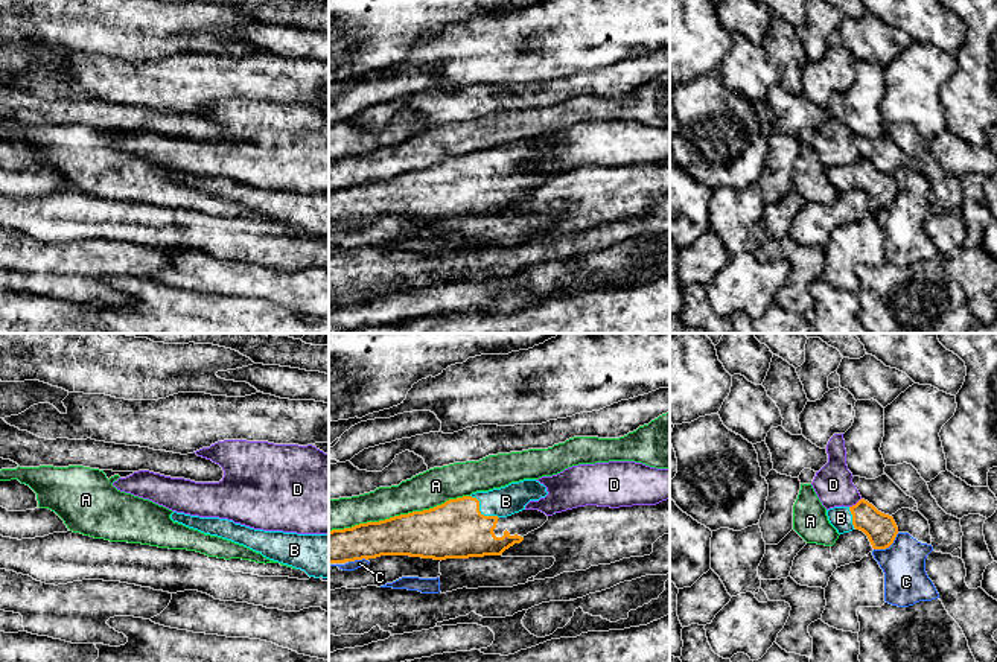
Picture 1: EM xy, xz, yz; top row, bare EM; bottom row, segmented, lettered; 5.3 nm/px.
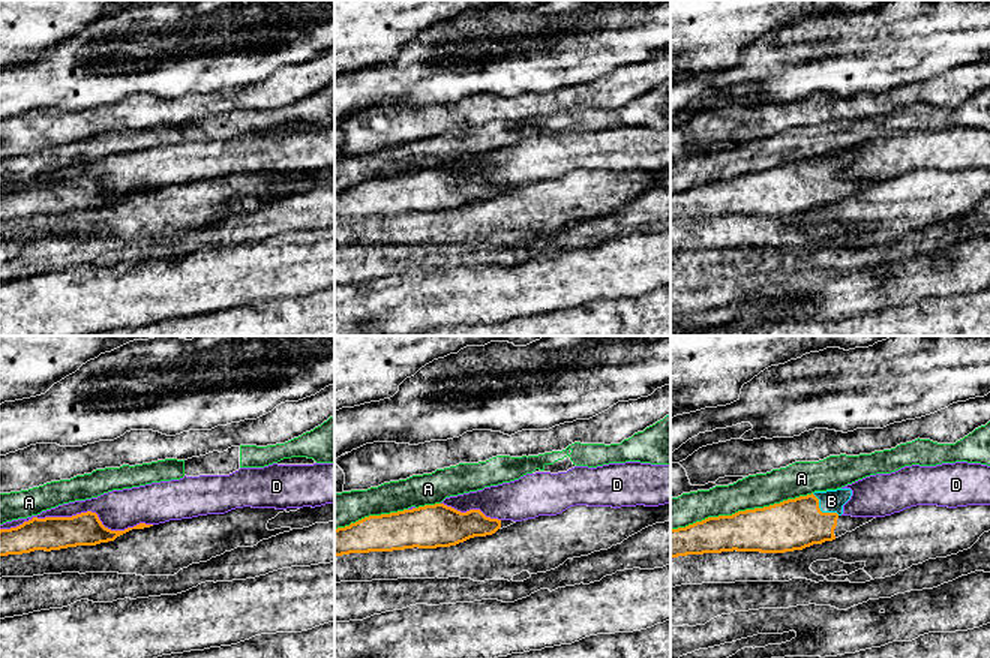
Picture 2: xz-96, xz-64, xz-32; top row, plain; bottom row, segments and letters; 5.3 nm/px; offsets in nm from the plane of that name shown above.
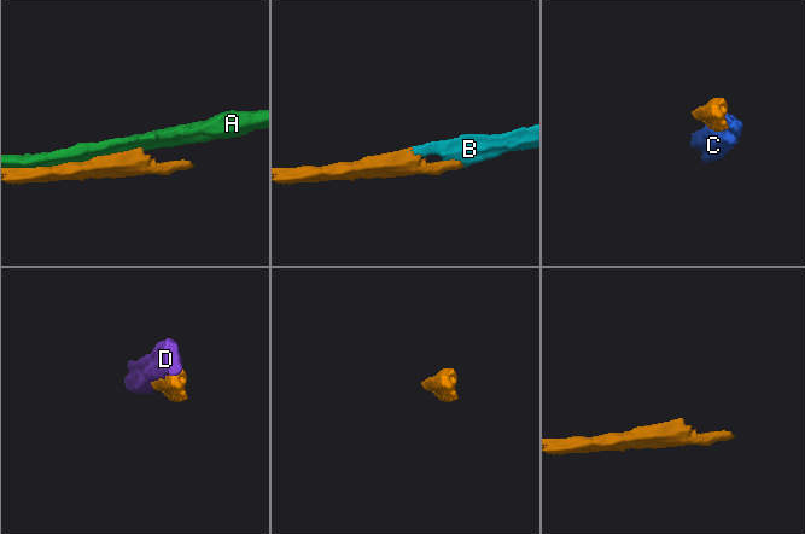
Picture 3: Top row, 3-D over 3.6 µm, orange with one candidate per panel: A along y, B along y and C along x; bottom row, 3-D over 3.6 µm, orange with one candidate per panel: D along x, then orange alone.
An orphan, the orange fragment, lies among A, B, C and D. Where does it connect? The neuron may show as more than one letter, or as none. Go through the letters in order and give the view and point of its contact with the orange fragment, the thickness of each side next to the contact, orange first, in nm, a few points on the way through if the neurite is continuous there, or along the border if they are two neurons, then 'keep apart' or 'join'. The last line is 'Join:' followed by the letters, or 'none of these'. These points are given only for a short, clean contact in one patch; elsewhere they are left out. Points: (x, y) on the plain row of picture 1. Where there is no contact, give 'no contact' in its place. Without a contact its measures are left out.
A: meets orange in xz at (401, 174); 280 nm thick on the orange side, 190 nm on the other; keep apart
B: meets orange in xz at (480, 171); 300 nm thick on the orange side, 160 nm on the other; join
C: meets orange in yz at (888, 206); 160 nm thick on the orange side, 240 nm on the other; keep apart
D: meets orange in yz at (856, 163); 160 nm thick on the orange side, 200 nm on the other; keep apart
Join: B

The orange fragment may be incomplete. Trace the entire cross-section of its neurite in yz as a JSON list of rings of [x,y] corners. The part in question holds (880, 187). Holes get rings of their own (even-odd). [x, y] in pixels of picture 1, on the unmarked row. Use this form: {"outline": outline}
{"outline": [[[865,158],[852,166],[830,167],[827,175],[839,193],[849,192],[854,187],[863,190],[874,208],[889,207],[898,193],[893,177],[878,170]]]}

